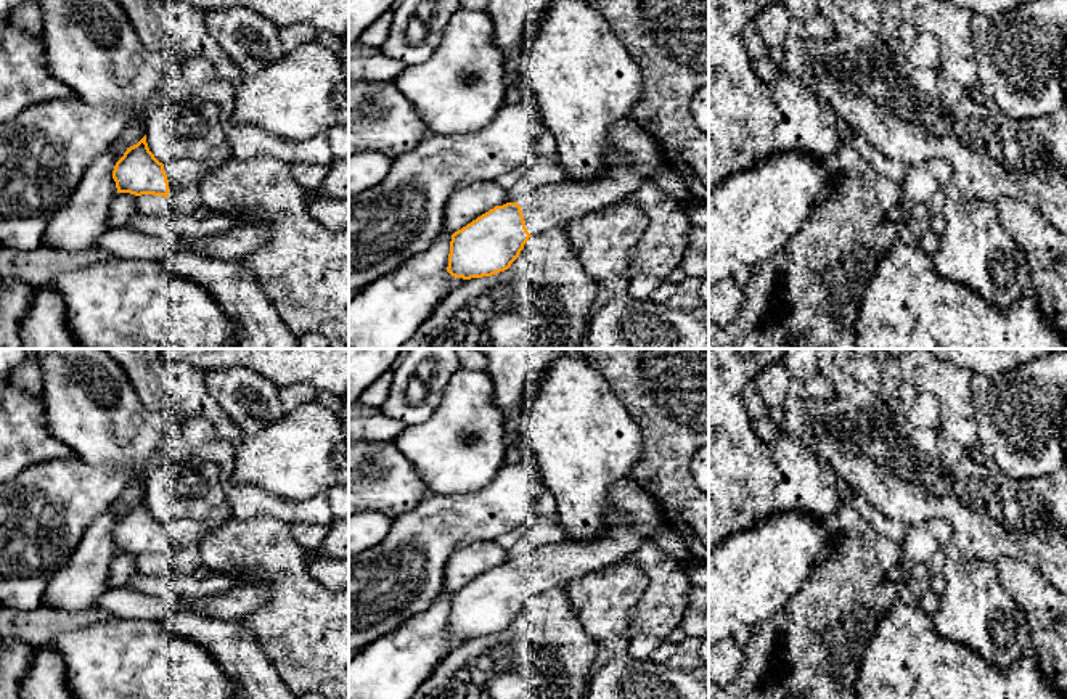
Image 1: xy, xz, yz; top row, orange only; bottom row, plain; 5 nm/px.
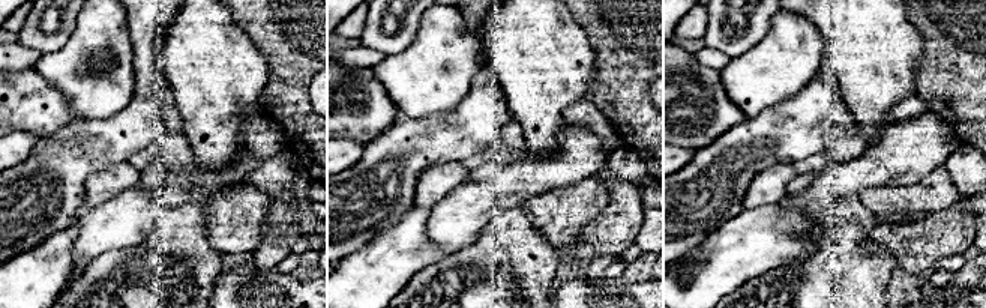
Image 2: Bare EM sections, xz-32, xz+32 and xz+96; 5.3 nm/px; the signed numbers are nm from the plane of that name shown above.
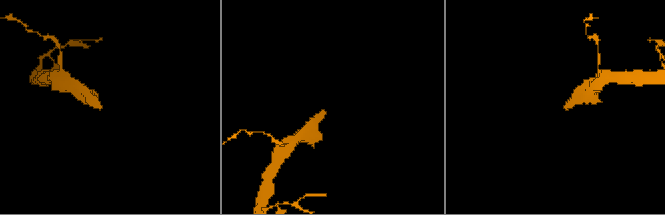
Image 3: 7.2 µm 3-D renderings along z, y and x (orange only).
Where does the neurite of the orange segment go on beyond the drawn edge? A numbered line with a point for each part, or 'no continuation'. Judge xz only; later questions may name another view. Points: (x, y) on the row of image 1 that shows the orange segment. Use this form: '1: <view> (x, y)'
1: xz (550, 206)

